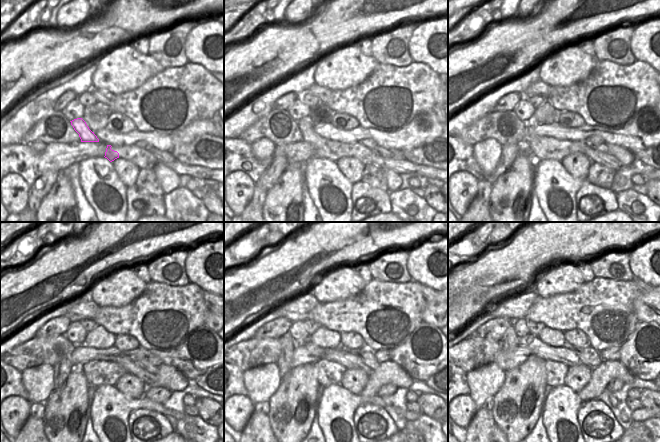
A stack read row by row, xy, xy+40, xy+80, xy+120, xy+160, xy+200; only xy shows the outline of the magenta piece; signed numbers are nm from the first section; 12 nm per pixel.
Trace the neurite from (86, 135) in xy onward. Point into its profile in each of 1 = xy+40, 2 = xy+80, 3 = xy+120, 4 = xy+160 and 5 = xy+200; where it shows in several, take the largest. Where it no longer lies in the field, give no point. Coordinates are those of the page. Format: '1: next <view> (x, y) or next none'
1: next xy+40 (324, 148)
2: next xy+80 (542, 148)
3: next xy+120 (98, 373)
4: next xy+160 (328, 374)
5: next xy+200 (555, 377)

